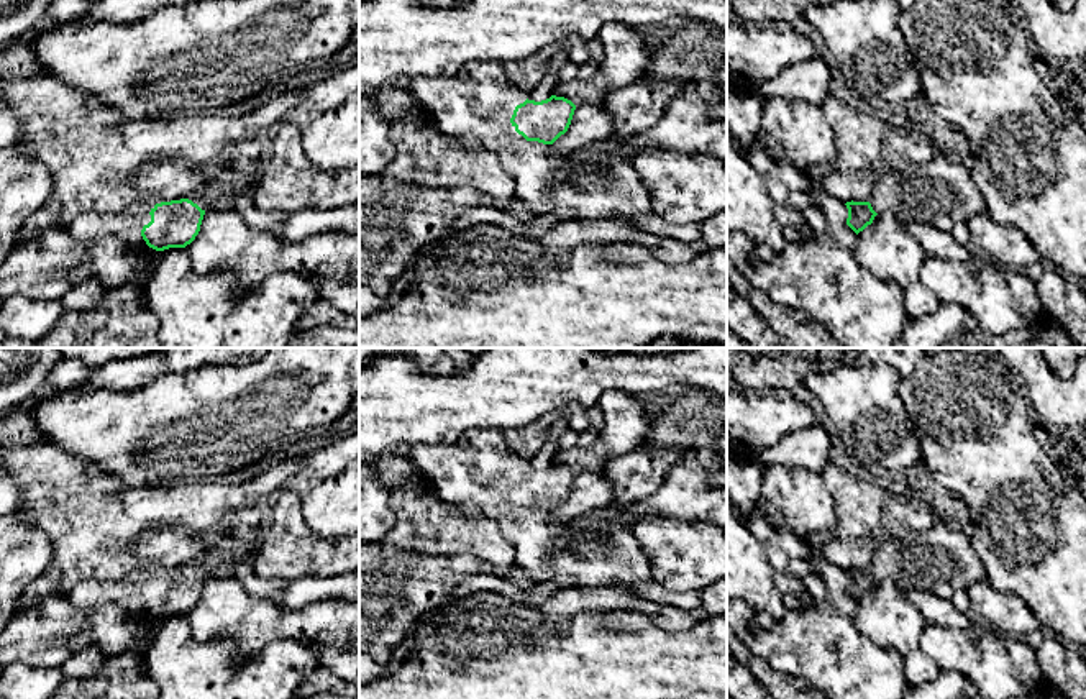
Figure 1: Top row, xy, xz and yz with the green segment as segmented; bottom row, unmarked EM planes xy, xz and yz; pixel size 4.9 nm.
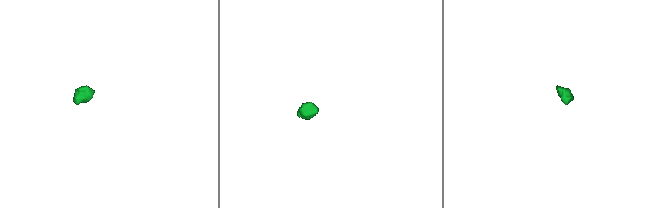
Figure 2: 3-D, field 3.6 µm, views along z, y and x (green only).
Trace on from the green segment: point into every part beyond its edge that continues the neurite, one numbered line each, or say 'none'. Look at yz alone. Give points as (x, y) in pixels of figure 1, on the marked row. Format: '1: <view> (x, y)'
1: yz (942, 194)

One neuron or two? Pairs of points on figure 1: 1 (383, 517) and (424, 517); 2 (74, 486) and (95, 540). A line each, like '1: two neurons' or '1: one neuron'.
1: two neurons
2: one neuron

